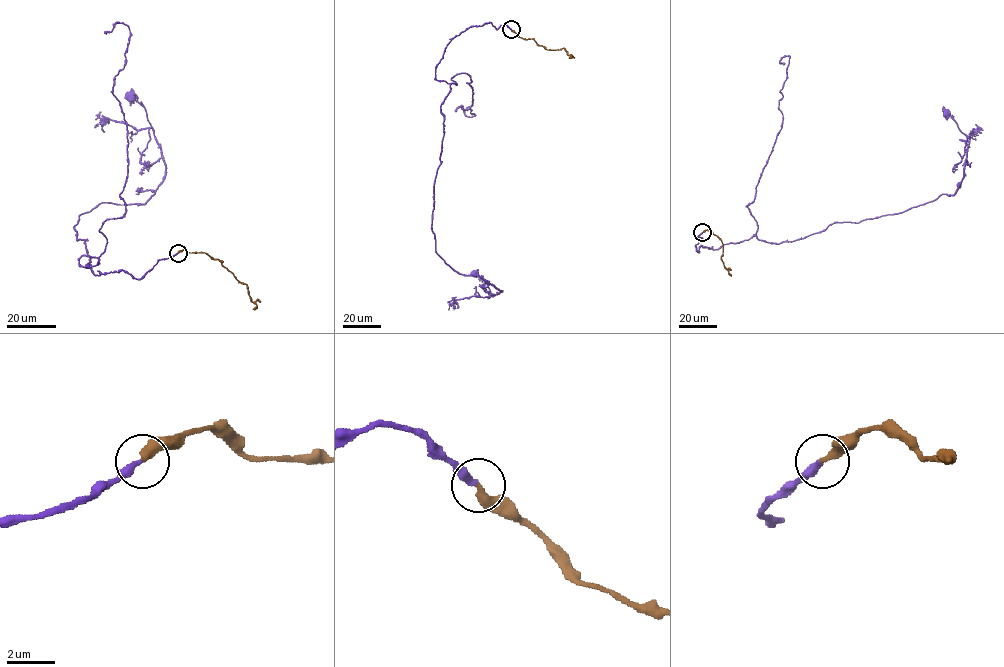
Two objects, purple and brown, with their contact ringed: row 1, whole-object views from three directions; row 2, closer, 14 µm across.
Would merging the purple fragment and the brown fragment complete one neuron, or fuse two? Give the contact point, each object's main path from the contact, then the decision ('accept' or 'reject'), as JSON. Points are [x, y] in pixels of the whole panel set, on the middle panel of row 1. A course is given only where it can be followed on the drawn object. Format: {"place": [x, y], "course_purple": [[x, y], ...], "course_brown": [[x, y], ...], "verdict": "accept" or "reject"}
{"place": [511, 29], "course_purple": [[511, 29], [467, 28], [436, 66], [450, 91], [440, 108], [435, 251], [502, 291], [493, 296], [474, 274]], "course_brown": [[511, 29], [520, 37], [532, 38], [547, 49], [564, 48], [571, 55], [569, 58]], "verdict": "accept"}

